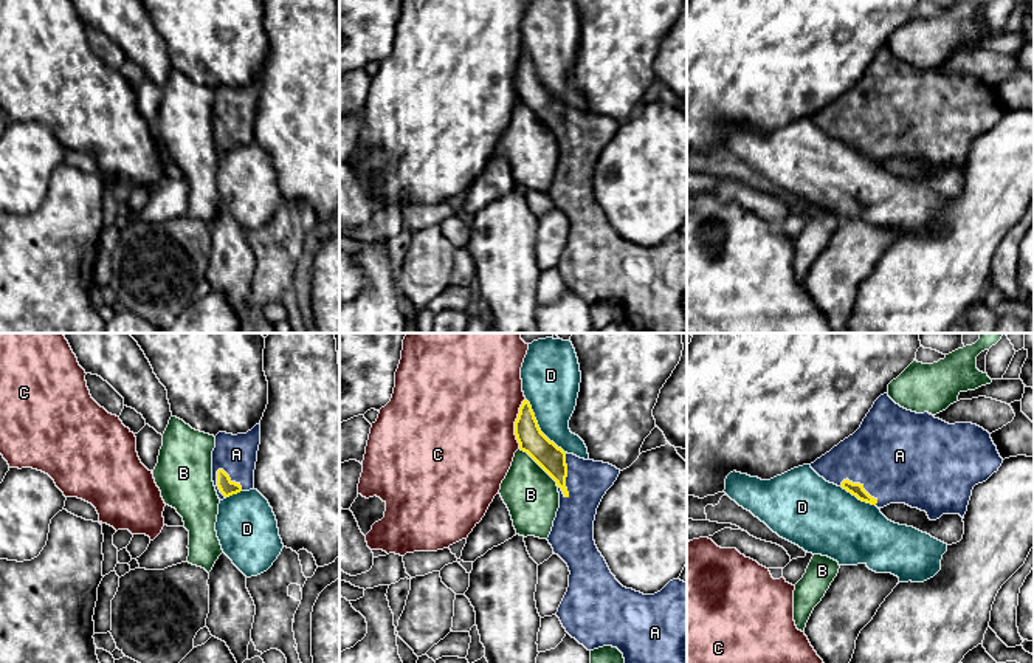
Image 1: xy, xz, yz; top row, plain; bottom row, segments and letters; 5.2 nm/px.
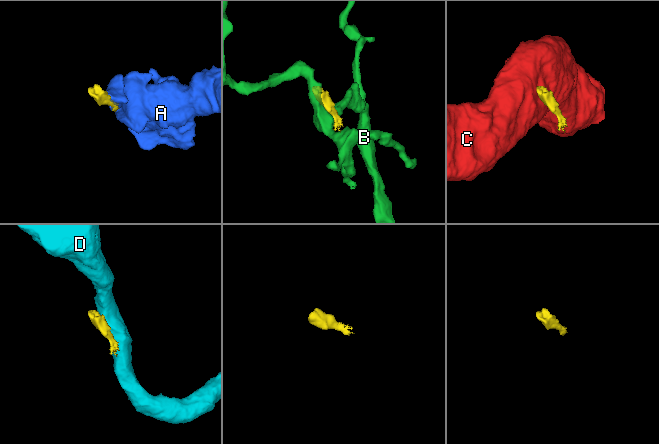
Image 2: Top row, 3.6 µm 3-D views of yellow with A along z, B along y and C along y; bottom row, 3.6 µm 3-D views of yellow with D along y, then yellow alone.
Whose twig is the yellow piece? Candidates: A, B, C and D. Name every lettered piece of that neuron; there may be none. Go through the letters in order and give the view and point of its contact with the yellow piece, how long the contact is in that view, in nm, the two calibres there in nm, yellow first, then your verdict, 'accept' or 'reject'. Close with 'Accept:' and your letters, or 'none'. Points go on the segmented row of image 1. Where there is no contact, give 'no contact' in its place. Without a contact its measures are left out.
A: xy (228, 477) | 170 nm | 80/200 nm | accept
B: xz (540, 465) | 280 nm | 140/280 nm | reject
C: xz (515, 423) | 260 nm | 140/500 nm | reject
D: xz (538, 426) | 360 nm | 140/300 nm | reject
Accept: A

